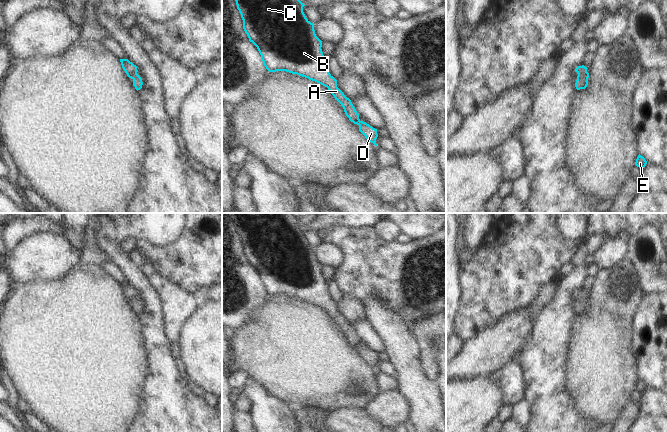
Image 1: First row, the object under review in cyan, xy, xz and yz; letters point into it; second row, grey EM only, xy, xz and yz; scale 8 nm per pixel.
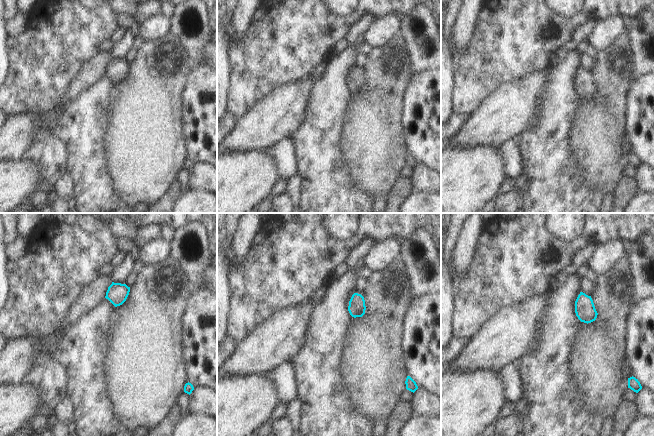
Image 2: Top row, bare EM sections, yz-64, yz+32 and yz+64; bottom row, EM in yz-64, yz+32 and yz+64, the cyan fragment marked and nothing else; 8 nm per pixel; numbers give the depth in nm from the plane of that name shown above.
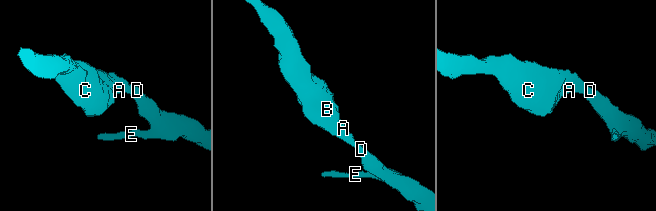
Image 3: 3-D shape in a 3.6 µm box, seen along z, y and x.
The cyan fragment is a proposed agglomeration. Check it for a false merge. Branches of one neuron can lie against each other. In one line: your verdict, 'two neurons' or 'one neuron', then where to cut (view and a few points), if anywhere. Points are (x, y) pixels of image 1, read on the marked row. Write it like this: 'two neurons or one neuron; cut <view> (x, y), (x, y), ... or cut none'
one neuron; cut none

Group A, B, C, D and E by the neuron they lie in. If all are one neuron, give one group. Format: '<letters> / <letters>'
A B C D E

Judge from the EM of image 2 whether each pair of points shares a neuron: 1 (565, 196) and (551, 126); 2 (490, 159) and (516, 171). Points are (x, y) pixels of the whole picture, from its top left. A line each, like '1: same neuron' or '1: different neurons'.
1: same neuron
2: different neurons

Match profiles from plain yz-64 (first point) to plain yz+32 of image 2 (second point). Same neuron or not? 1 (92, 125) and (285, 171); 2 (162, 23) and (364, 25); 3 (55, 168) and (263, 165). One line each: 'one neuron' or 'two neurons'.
1: two neurons
2: two neurons
3: two neurons

